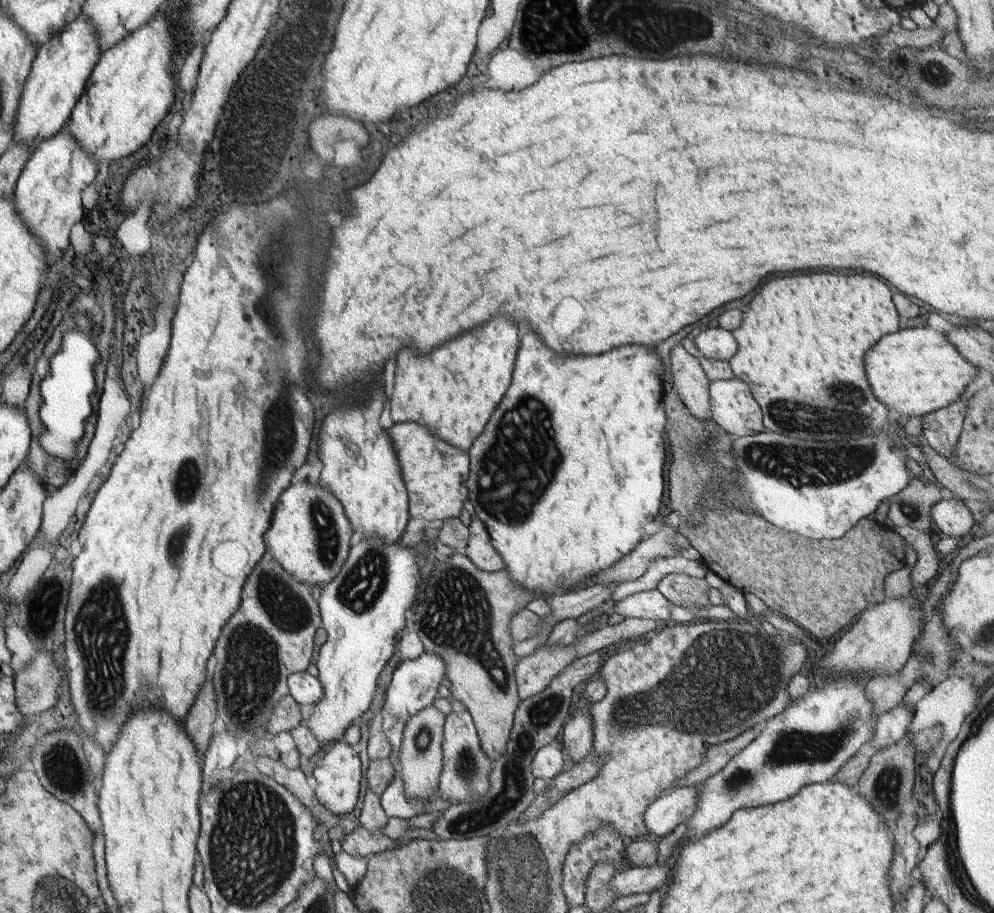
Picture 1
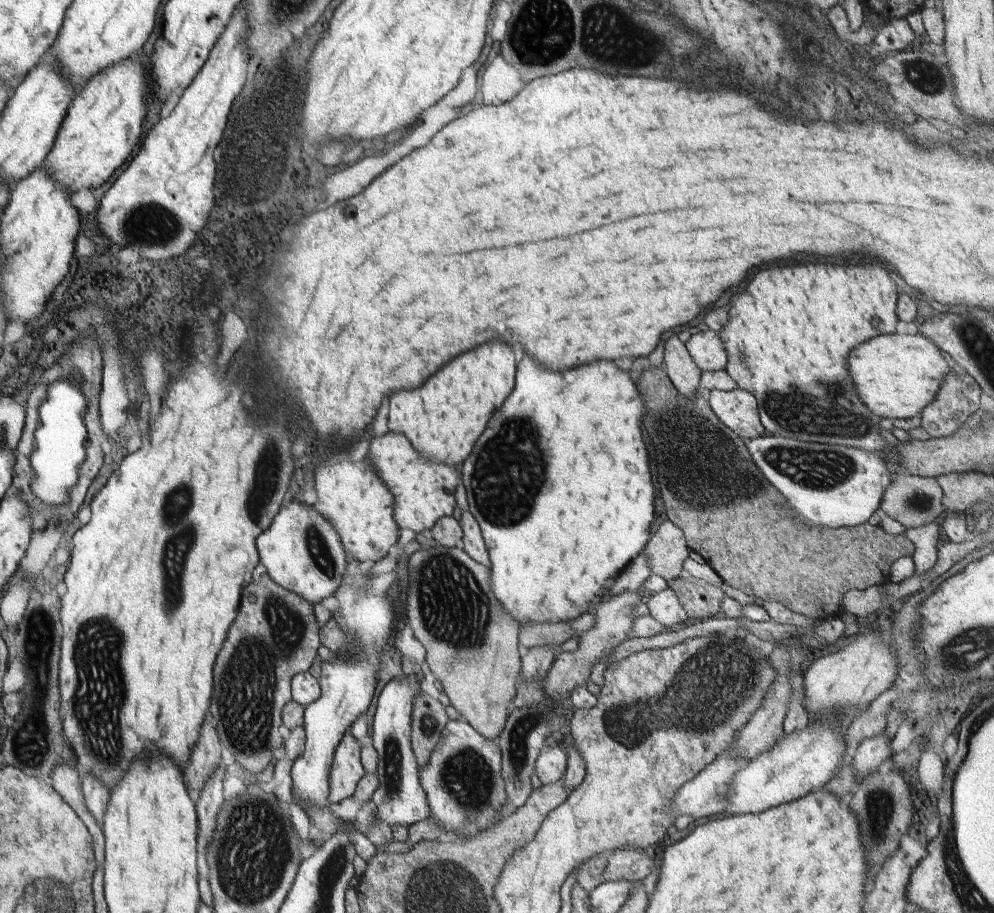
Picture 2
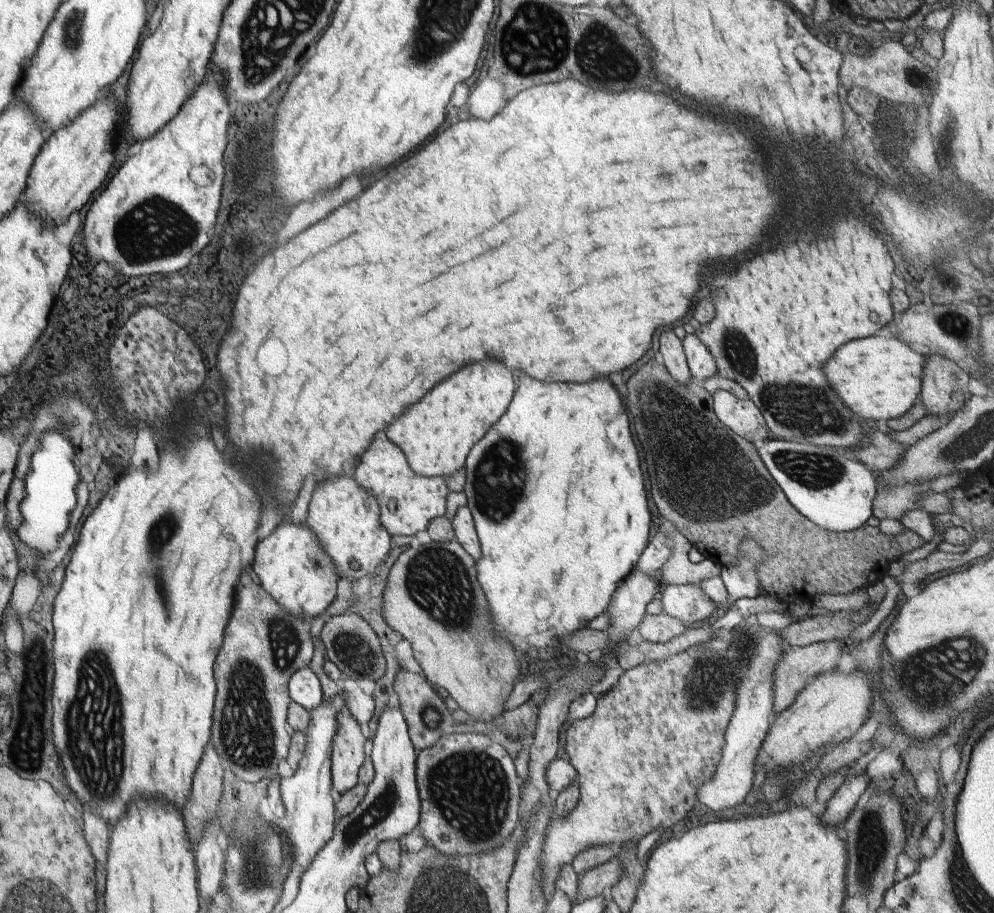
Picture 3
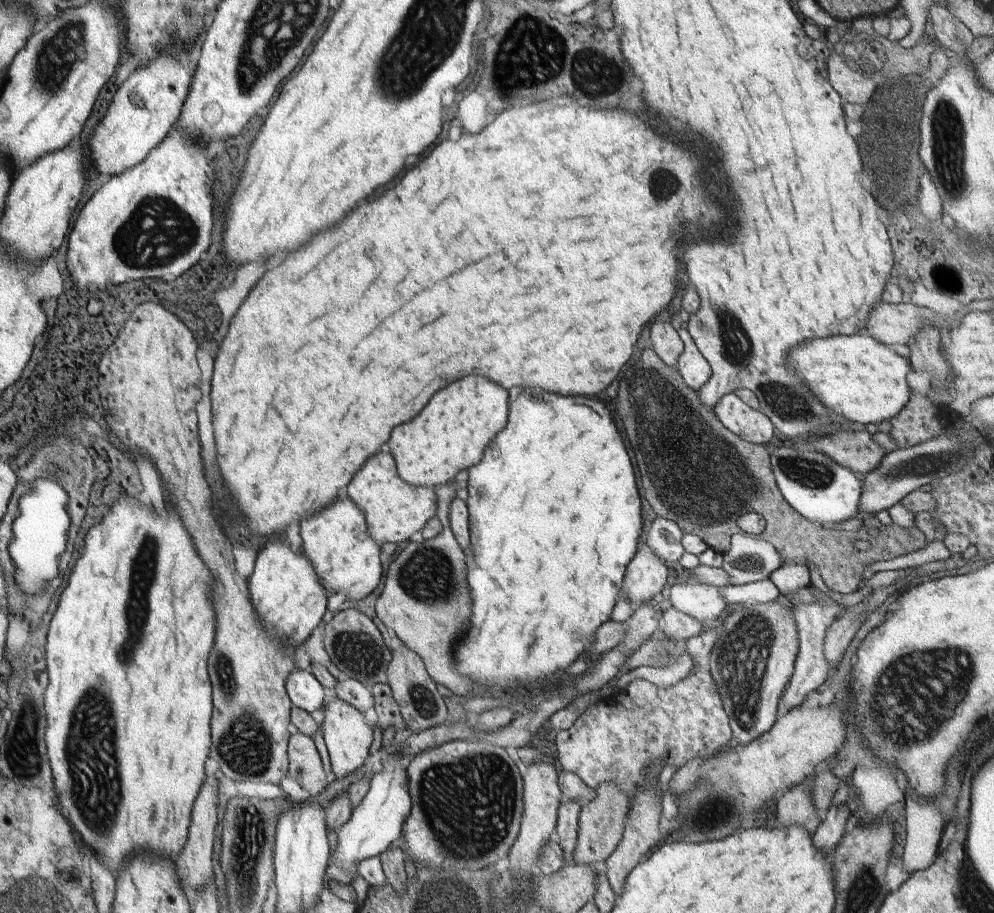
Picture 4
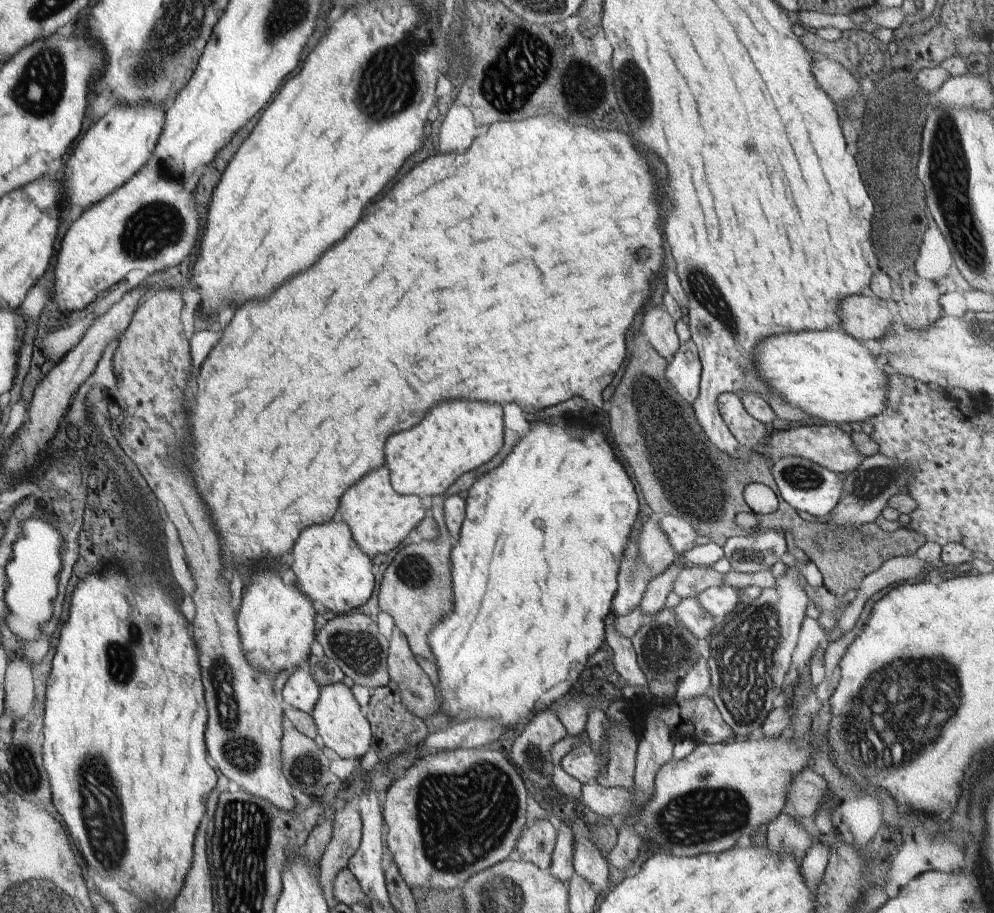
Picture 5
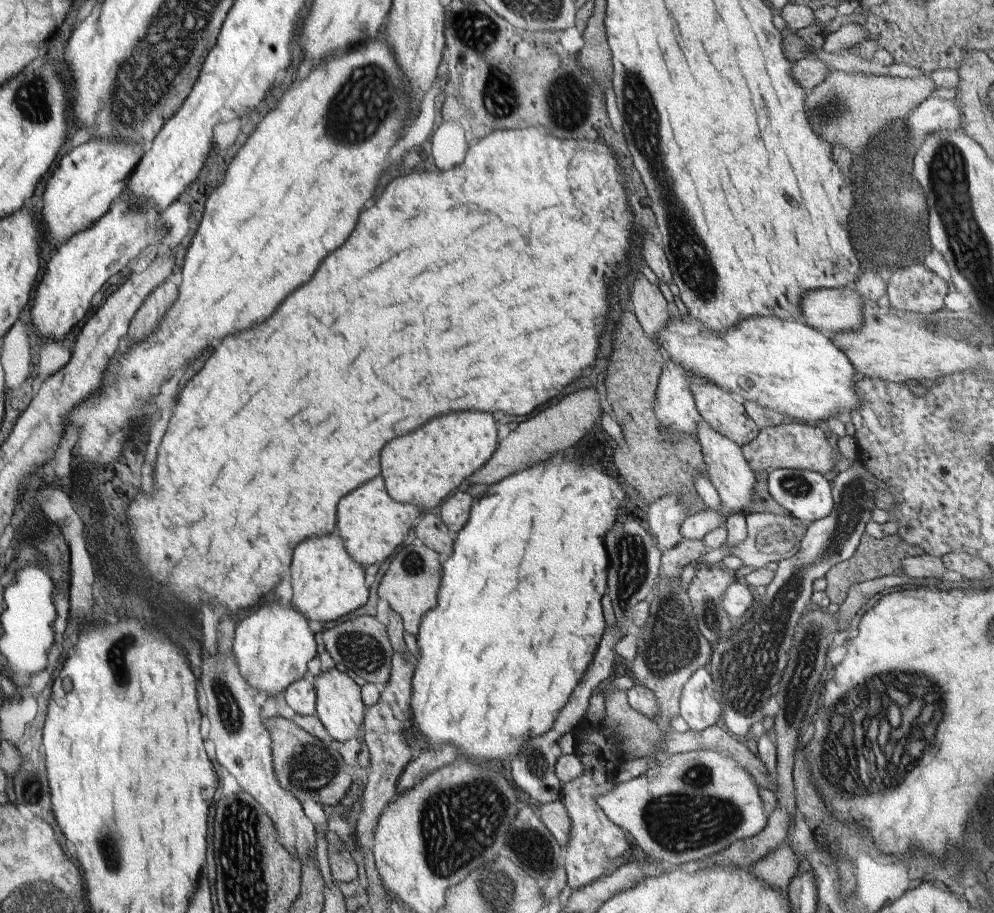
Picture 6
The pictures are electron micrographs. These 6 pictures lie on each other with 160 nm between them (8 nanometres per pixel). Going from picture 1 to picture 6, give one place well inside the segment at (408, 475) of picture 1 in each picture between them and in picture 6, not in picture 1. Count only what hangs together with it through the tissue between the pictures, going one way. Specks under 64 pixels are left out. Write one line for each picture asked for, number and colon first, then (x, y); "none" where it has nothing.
2: (423, 490)
3: (408, 502)
4: (394, 510)
5: (379, 518)
6: (371, 524)

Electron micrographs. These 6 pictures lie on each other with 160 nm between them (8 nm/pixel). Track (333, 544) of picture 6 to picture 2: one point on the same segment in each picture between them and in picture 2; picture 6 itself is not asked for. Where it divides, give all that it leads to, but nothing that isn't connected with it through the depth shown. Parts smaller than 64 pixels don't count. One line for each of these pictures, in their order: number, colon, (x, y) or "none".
2: (351, 496)
3: (345, 519)
4: (345, 559)
5: (331, 570)

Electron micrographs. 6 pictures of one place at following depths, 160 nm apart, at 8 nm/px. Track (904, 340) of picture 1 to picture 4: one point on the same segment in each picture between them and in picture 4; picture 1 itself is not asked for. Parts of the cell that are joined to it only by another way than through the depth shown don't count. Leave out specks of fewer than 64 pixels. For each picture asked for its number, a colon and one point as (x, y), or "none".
2: (896, 376)
3: (878, 377)
4: (857, 378)

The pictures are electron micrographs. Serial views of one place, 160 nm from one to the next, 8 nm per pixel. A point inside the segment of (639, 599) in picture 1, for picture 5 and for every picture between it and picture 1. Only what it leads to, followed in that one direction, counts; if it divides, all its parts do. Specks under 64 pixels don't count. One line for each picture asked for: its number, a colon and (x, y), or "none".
2: (664, 606)
3: (689, 603)
4: (704, 602)
5: (721, 600)

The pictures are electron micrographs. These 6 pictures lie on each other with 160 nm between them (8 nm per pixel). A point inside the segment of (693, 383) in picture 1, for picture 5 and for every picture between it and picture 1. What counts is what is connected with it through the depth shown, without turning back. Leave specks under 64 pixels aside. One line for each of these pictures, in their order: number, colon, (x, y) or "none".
2: (680, 368)
3: (671, 354)
4: (667, 344)
5: (658, 326)

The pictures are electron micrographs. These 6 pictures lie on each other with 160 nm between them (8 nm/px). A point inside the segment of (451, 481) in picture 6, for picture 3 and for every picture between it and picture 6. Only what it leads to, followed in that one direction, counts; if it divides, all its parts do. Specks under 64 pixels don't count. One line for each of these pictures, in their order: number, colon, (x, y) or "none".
3: (436, 435)
4: (451, 434)
5: (456, 437)

